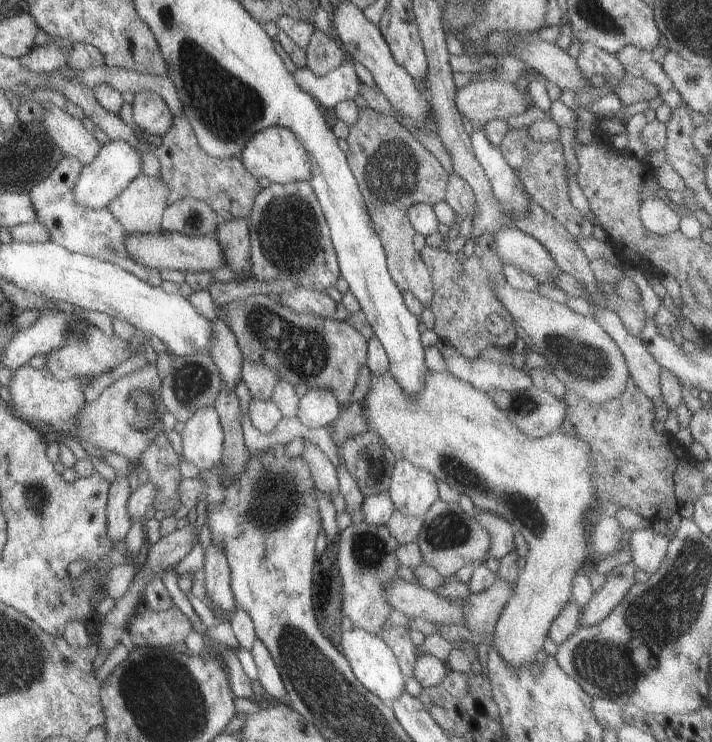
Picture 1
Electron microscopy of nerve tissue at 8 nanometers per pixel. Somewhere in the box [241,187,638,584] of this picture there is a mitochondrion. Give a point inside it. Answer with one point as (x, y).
(303, 349)

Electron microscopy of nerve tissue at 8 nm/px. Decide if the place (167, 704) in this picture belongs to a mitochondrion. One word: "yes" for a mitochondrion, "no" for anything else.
yes

